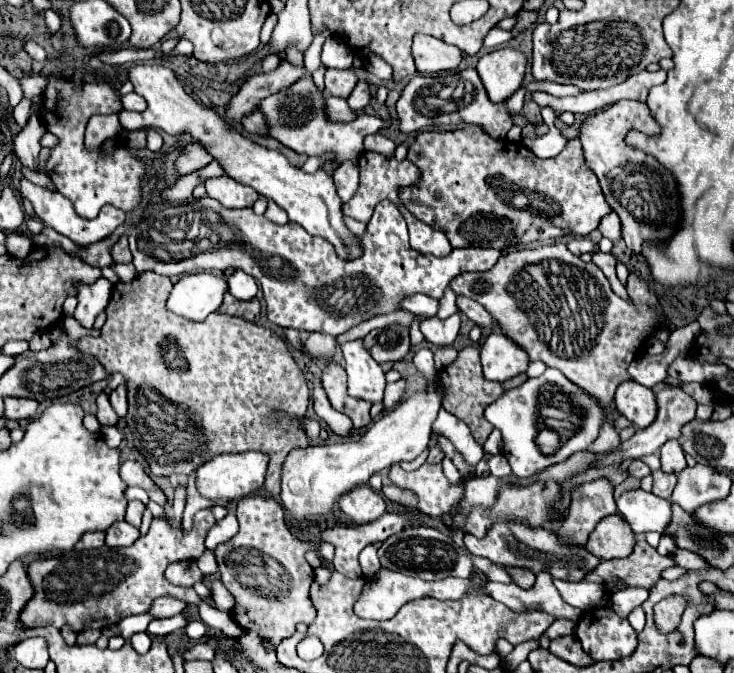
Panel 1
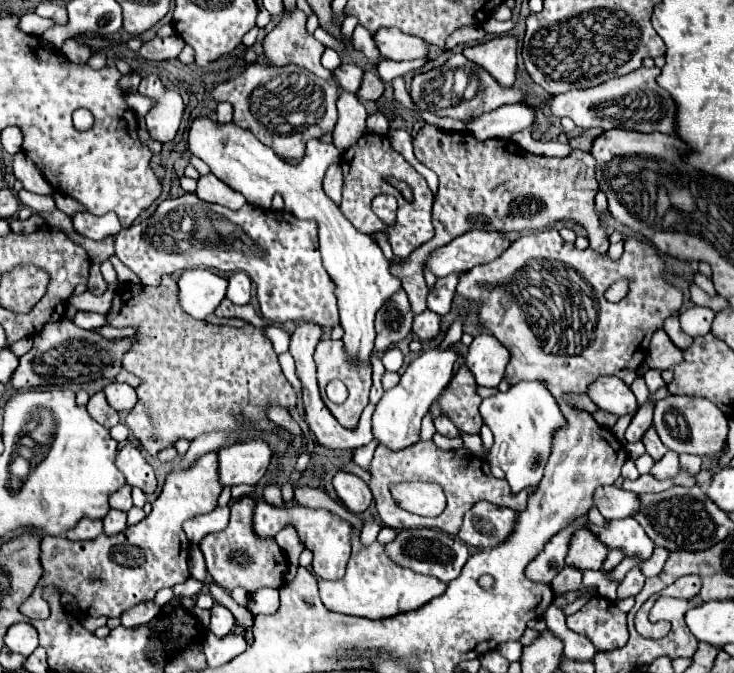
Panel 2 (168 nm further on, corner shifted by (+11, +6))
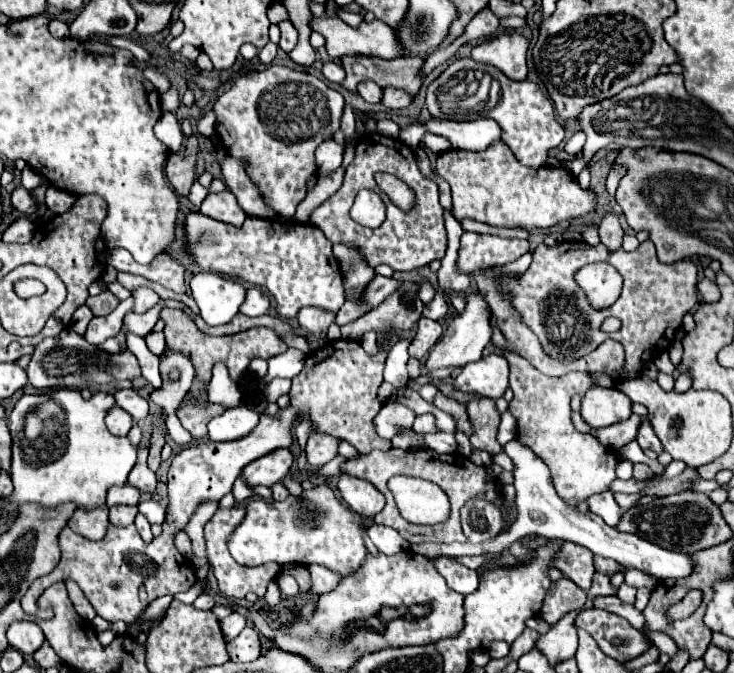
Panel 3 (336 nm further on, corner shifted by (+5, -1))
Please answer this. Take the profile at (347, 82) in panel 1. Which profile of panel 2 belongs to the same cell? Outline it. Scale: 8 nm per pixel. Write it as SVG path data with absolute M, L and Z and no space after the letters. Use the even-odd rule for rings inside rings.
M343 64L339 70L335 70L335 78L343 86L343 90L355 94L359 90L359 86L361 86L363 70L359 66L355 66L355 64Z

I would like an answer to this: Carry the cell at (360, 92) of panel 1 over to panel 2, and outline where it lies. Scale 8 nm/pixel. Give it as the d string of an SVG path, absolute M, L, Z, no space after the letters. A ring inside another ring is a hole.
M365 72L363 84L357 92L357 98L361 98L361 100L379 100L383 90L385 90L383 80L375 72Z

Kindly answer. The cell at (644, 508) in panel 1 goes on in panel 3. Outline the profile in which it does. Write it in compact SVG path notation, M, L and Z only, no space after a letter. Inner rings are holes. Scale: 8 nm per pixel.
M611 491L591 495L587 499L587 503L589 503L591 513L599 515L607 525L617 525L619 519L621 519L621 515L623 515L623 509L619 507L619 503L615 501L615 497L613 497Z

